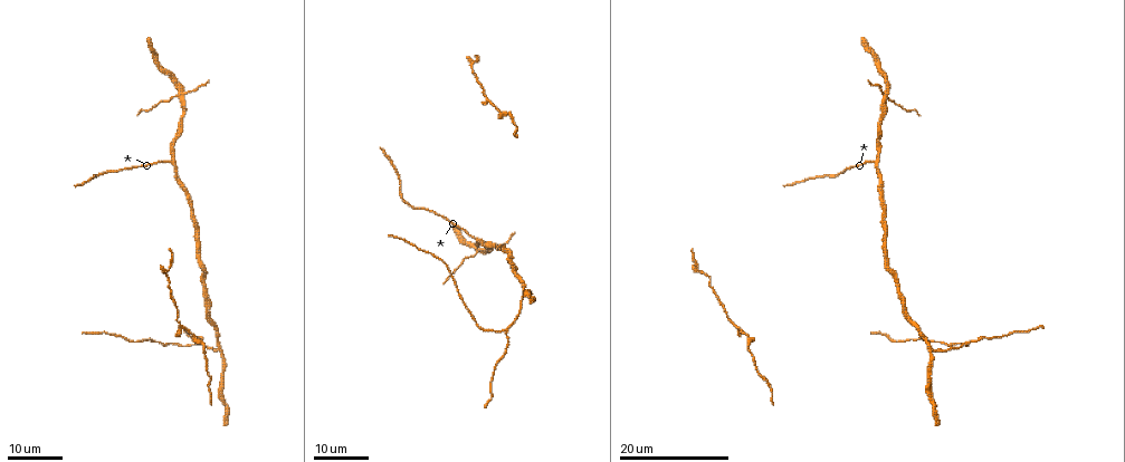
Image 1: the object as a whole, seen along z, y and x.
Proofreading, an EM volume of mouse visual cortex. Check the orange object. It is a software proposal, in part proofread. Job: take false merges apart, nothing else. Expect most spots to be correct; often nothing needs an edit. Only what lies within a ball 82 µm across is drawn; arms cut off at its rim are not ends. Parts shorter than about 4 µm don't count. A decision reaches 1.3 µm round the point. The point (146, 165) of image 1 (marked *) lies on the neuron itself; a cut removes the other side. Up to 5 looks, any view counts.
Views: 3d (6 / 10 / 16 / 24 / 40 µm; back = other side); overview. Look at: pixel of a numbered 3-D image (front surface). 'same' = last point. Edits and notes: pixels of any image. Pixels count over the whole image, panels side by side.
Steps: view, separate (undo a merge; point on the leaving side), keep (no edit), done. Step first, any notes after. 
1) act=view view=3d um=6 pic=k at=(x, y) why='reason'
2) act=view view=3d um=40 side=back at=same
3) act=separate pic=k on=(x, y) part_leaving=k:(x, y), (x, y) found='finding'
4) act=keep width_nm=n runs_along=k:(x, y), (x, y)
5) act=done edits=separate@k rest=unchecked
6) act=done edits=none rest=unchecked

act=view view=3d um=24 pic=1 at=(175, 159) why='two arms in line, one across'

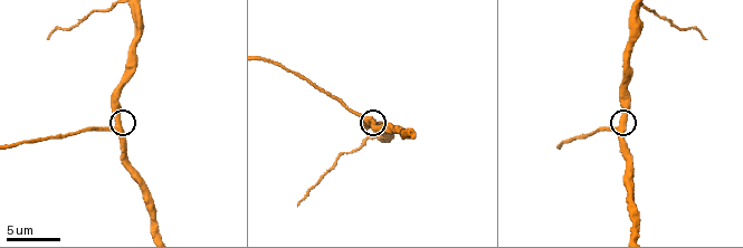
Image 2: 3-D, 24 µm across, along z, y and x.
act=view view=3d um=10 pic=2 at=(117, 125)

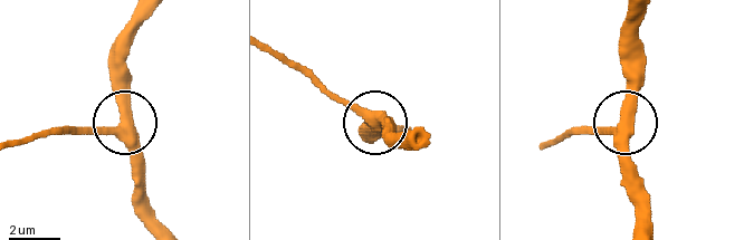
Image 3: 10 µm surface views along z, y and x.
act=keep side_arm_um=28 arms=3 found='all the same neuron'

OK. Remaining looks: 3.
act=view view=3d um=6 pic=2 at=(375, 136)

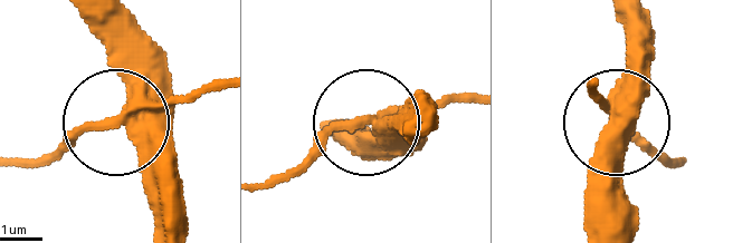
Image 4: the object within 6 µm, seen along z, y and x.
act=separate pic=4 on=(198, 90) side_arm_um=11 found='a second neuron is stuck on'

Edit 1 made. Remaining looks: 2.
act=done edits=separate@4 rest=unchecked

